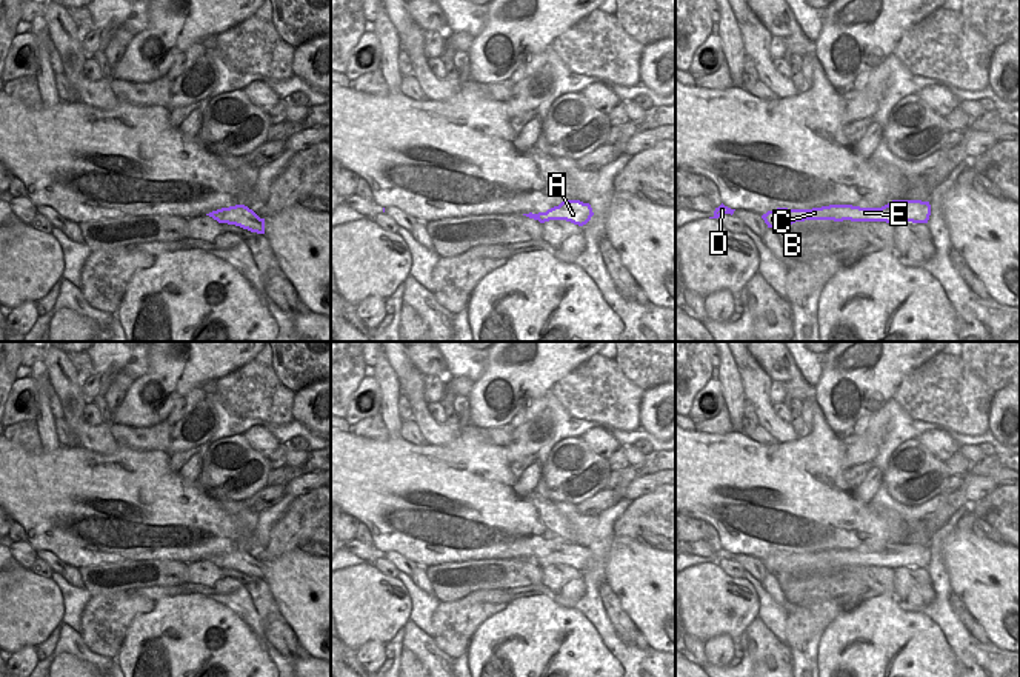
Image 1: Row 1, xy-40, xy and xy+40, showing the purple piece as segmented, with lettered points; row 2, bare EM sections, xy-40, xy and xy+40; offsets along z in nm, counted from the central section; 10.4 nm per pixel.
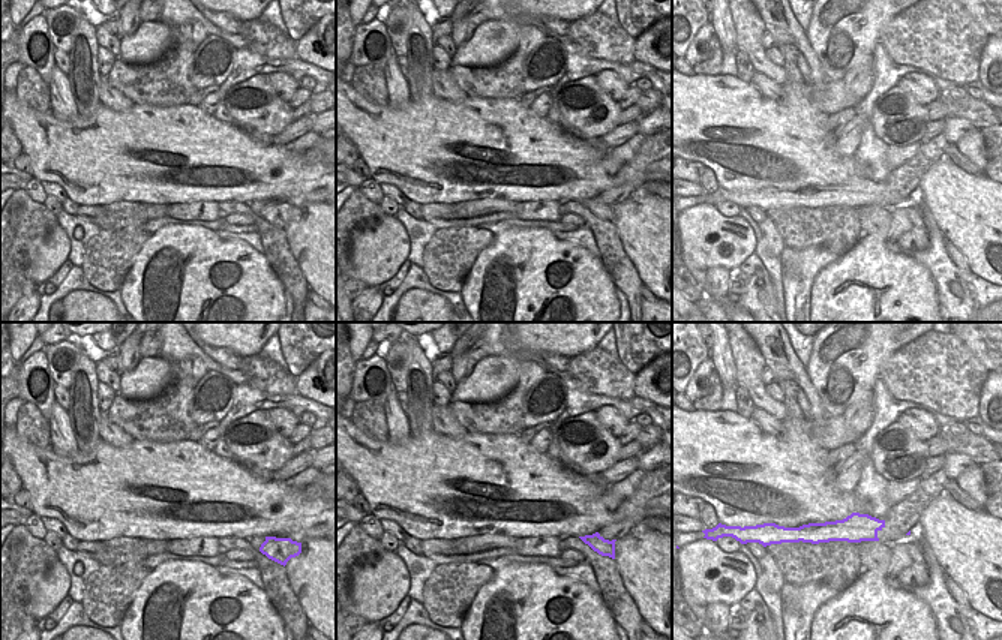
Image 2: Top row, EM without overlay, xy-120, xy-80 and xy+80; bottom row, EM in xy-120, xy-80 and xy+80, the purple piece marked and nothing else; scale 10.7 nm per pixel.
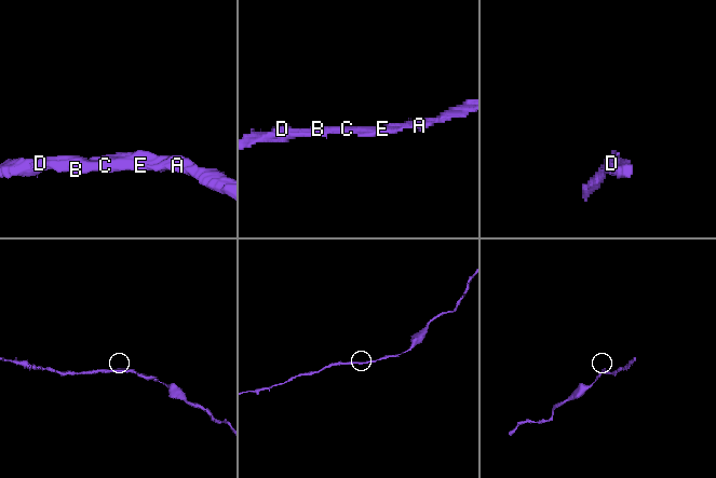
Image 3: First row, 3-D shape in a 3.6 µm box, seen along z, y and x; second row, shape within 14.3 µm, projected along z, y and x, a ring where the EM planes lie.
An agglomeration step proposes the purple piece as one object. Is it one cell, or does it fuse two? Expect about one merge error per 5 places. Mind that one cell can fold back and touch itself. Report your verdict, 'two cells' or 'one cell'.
one cell

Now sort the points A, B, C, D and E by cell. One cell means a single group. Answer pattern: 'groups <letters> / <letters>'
groups A B C D E

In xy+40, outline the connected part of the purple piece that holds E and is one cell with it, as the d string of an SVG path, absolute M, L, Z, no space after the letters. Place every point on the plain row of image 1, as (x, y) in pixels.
M892 545L882 552L860 552L852 549L829 549L812 554L777 552L762 560L768 572L789 571L805 565L834 565L834 566L886 566L886 568L928 568L931 560L929 546L922 545Z

